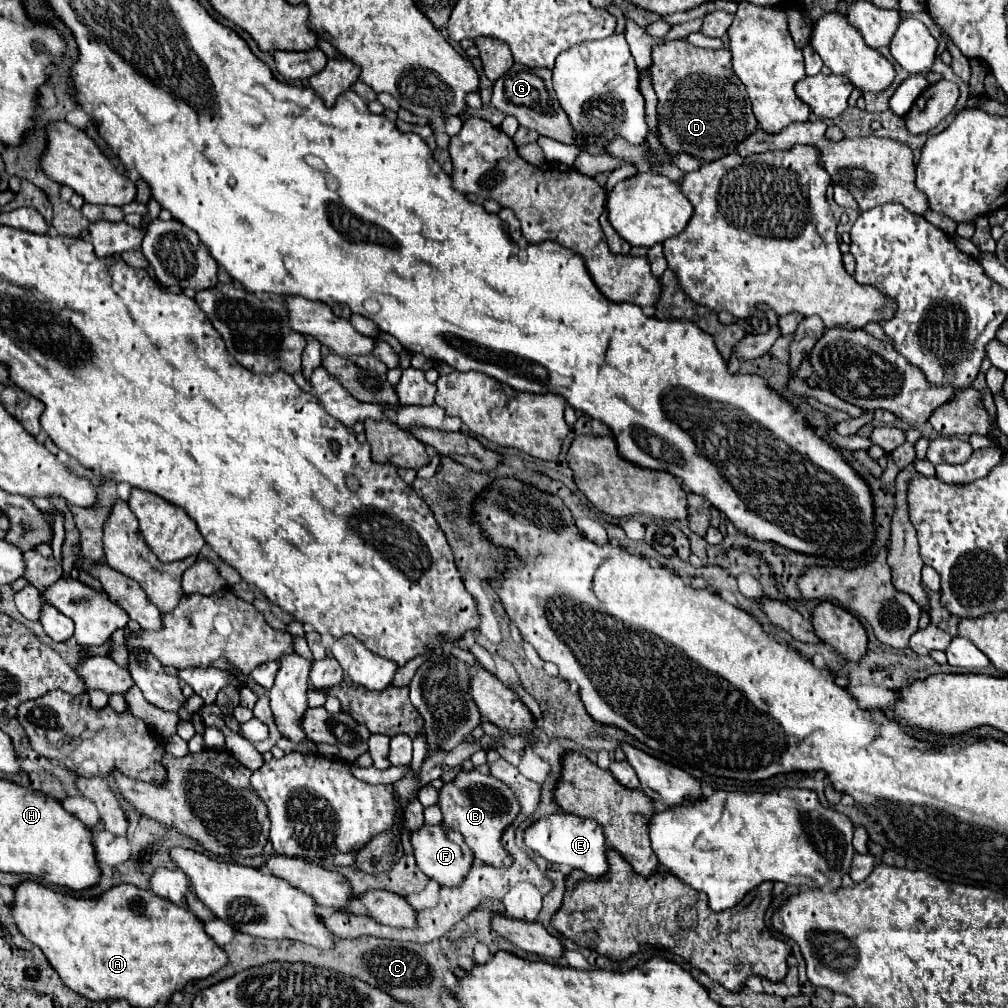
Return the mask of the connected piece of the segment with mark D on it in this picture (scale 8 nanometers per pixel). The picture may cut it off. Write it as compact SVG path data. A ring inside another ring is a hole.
M684 40L664 42L652 48L652 66L650 78L654 92L658 96L658 130L656 138L668 152L688 152L702 162L712 162L736 152L738 144L744 142L756 130L756 118L752 114L752 106L746 94L744 84L732 70L730 50L706 50L692 46Z

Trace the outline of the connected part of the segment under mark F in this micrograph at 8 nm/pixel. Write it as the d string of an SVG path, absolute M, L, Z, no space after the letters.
M424 824L418 830L410 832L410 844L414 848L414 858L416 858L416 866L432 880L436 880L442 886L456 886L460 884L460 880L466 876L466 872L472 866L472 852L470 848L464 844L460 832L446 828L442 824Z

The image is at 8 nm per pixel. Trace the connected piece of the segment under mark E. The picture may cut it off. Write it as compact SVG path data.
M554 812L550 816L542 816L540 820L536 820L524 830L524 844L552 864L558 864L558 866L566 864L590 876L604 876L604 872L608 870L606 840L604 840L602 828L588 818L584 820L566 812Z

